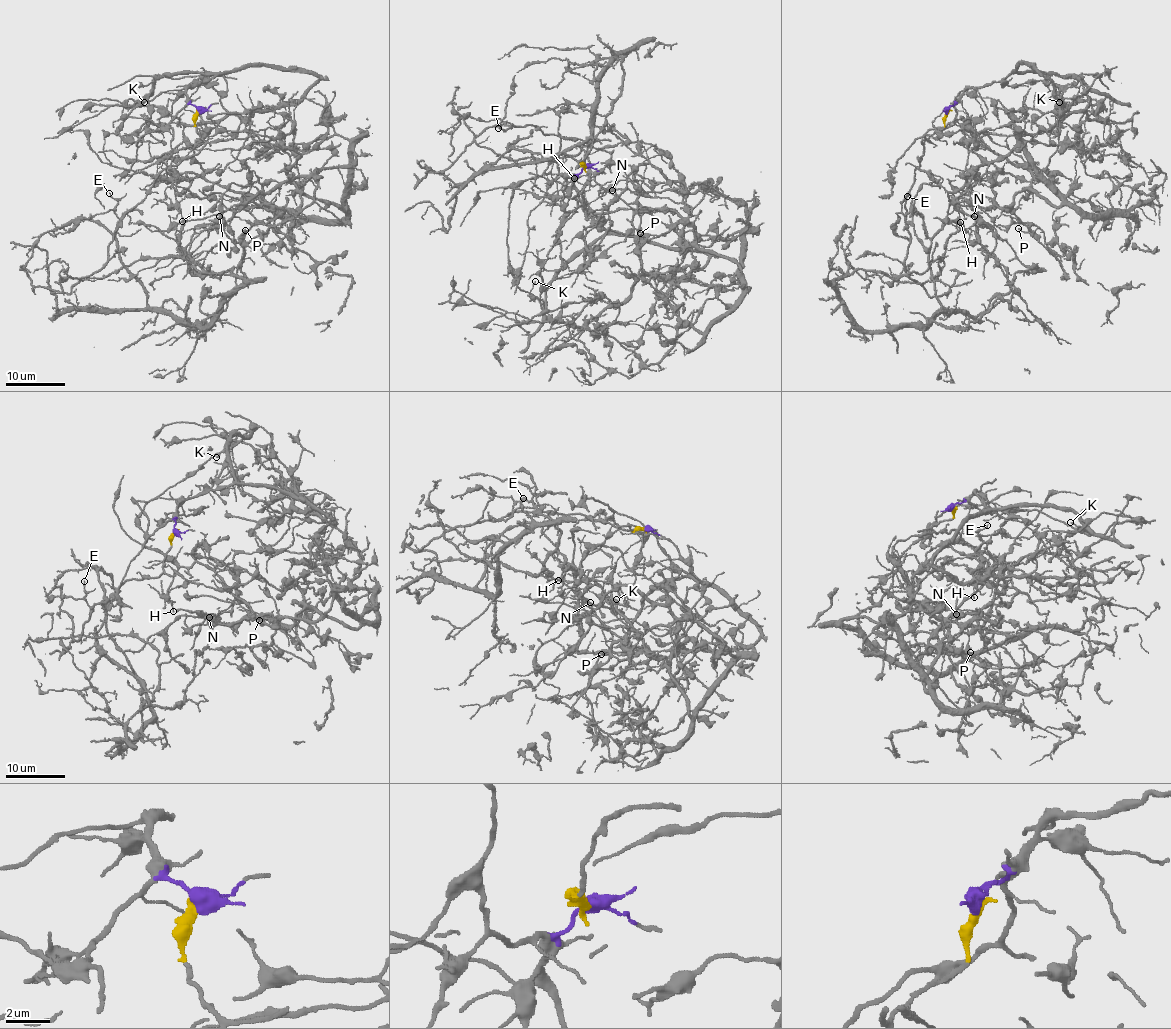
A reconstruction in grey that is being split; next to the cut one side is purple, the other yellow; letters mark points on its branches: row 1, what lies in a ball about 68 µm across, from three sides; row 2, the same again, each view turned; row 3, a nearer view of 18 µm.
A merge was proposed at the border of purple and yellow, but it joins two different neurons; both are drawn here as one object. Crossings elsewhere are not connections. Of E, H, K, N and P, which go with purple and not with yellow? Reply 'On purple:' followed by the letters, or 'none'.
On purple: H, K, N, P

